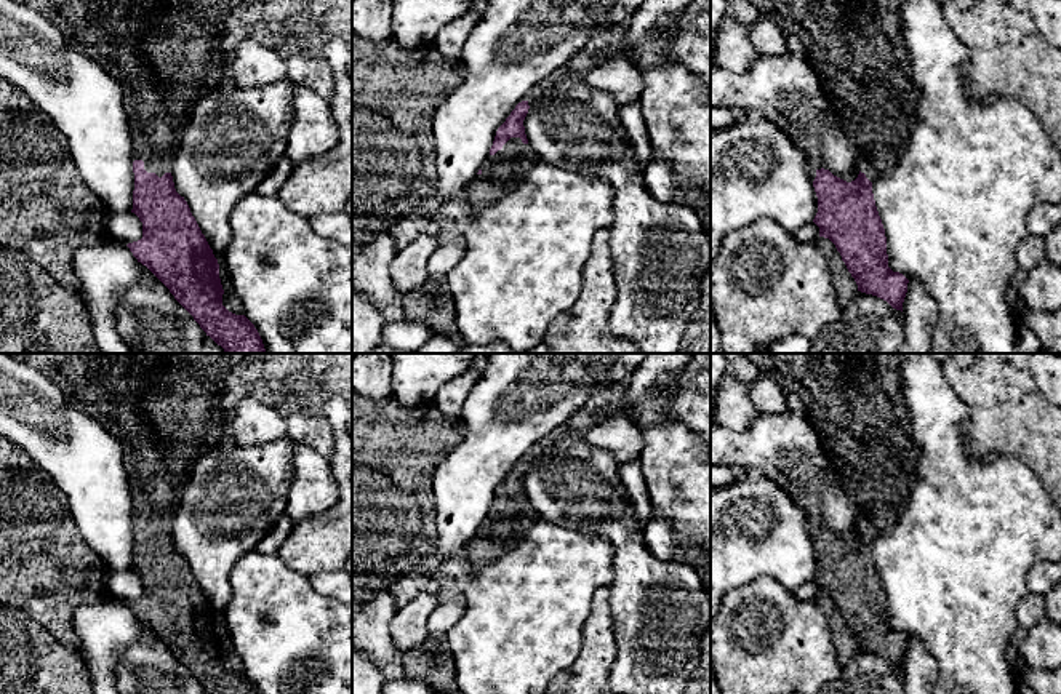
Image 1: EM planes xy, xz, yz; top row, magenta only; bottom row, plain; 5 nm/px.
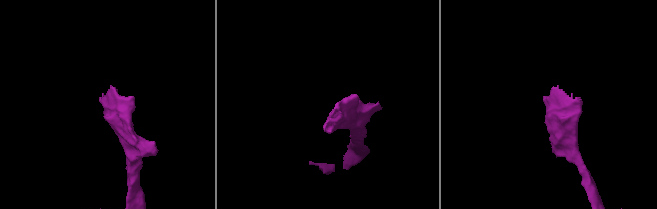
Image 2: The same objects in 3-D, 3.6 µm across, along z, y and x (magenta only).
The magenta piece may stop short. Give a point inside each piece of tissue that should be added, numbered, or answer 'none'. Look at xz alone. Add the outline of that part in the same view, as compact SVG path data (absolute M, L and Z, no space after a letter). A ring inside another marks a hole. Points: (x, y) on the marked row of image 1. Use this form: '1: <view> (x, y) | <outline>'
1: xz (501, 173) | M510 138L501 150L488 155L482 173L466 187L467 208L477 214L515 190L541 158L520 138Z

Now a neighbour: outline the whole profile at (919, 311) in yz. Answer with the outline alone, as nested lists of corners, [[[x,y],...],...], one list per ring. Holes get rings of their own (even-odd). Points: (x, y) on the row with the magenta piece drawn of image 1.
[[[915,278],[909,280],[903,302],[904,341],[896,353],[930,353],[938,325],[938,304]]]

